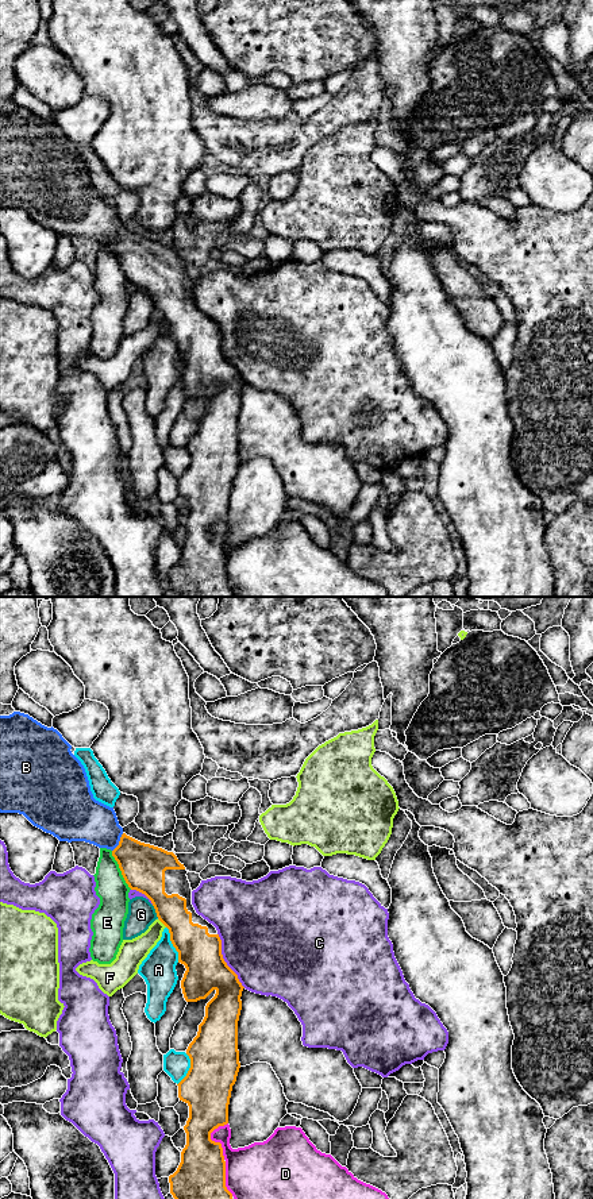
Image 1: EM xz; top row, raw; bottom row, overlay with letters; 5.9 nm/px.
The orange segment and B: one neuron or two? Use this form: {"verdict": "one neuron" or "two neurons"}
{"verdict": "one neuron"}

